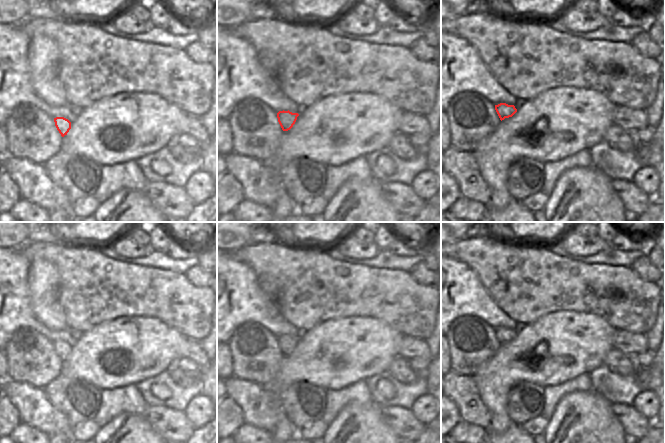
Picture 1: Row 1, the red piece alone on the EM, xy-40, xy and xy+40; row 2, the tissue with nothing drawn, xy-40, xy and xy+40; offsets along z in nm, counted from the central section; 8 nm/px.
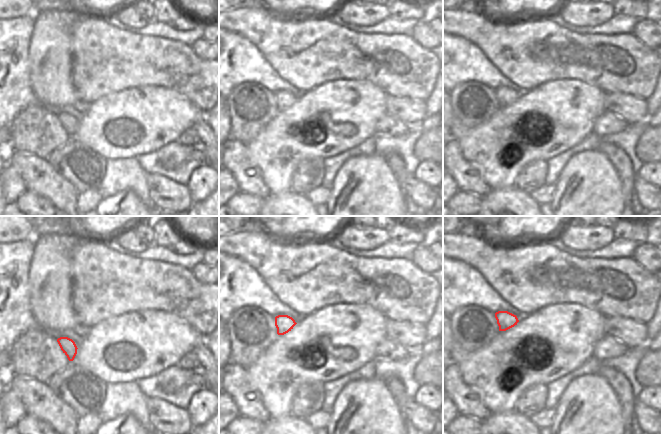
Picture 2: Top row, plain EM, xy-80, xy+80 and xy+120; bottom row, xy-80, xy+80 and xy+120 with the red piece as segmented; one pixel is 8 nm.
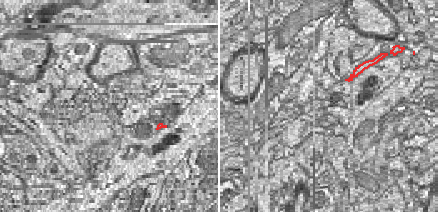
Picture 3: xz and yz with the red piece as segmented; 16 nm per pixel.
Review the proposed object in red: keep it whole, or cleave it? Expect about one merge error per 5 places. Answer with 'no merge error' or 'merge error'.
no merge error

